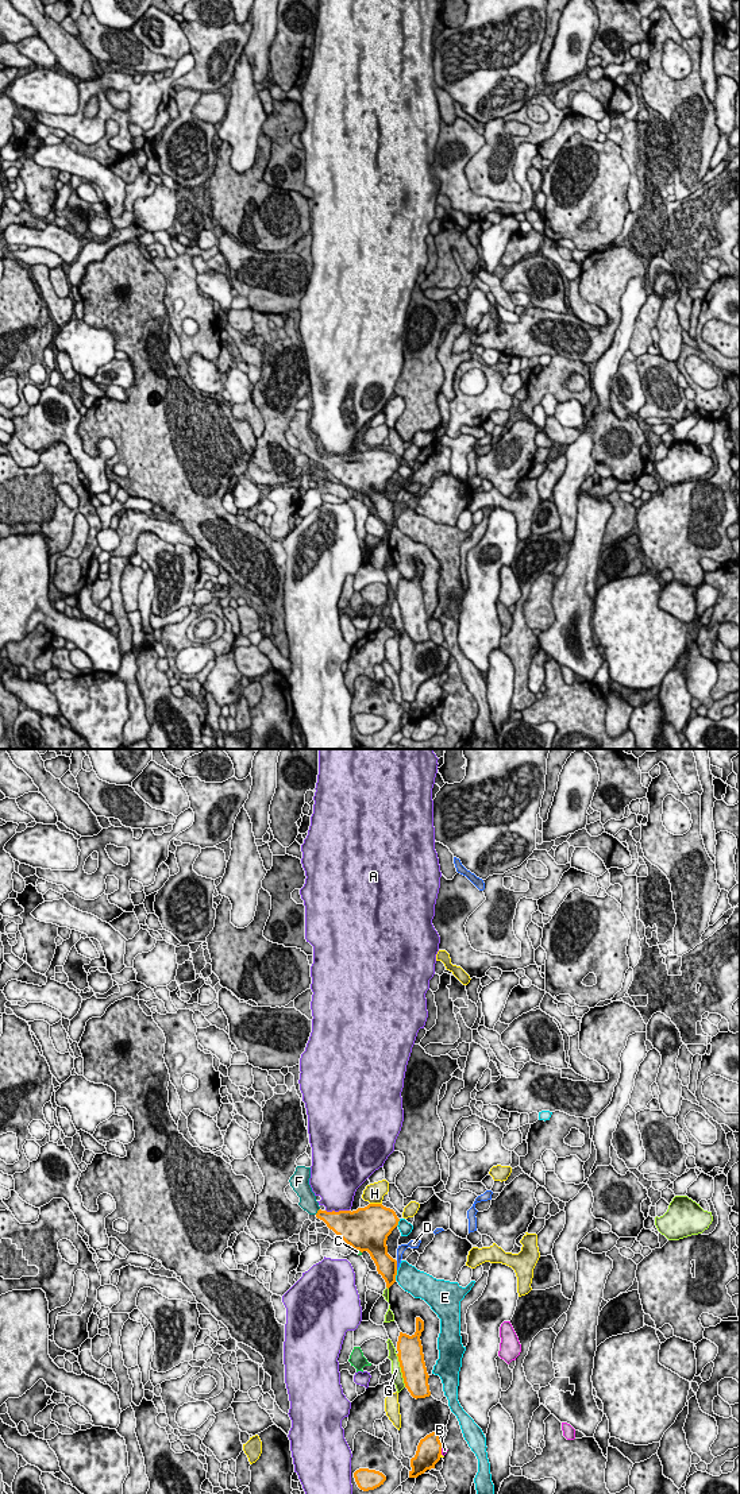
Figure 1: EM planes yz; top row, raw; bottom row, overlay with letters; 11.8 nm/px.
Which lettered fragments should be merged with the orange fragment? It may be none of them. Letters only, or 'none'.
F

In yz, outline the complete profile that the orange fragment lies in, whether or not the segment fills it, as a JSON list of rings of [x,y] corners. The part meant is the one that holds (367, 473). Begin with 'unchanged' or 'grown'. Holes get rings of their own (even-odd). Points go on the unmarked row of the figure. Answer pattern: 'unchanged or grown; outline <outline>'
grown; outline [[[297,410],[289,426],[300,441],[298,449],[323,464],[352,494],[367,495],[389,533],[396,526],[397,505],[388,498],[386,485],[398,470],[396,456],[382,448],[369,448],[356,455],[321,455],[309,429],[311,412]]]

